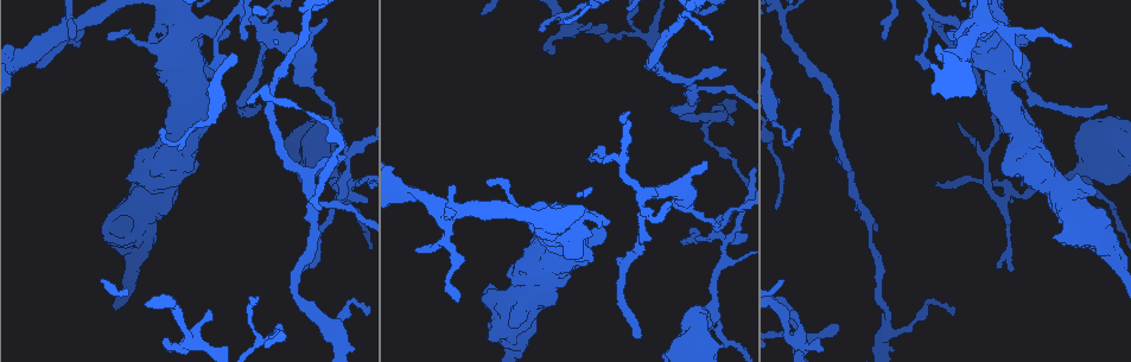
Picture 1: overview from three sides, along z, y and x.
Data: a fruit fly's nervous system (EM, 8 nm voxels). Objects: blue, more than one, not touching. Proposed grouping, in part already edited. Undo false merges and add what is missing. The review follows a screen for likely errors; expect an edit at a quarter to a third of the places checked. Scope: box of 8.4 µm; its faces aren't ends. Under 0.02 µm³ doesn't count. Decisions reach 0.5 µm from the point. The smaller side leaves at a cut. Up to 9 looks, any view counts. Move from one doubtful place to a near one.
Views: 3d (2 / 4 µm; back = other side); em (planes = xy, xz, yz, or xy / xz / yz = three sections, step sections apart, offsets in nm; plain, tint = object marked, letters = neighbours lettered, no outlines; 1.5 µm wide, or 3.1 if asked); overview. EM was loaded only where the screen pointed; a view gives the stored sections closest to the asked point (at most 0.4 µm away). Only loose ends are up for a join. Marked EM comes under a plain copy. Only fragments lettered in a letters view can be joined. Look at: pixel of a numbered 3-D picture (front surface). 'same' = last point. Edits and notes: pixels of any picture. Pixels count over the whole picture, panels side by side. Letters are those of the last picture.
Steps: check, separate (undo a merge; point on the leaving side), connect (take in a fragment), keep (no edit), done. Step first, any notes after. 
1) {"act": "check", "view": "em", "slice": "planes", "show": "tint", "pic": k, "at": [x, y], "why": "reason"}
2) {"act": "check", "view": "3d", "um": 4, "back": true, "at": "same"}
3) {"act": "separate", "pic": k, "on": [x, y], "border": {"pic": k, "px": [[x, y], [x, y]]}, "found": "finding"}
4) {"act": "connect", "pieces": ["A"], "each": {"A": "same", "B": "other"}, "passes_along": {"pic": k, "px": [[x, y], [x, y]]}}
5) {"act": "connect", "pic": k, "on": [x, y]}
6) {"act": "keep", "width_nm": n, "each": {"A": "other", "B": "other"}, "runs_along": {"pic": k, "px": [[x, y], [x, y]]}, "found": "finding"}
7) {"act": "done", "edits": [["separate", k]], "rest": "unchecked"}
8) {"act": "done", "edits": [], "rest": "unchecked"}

{"act": "check", "view": "3d", "um": 2, "pic": 1, "at": [834, 327], "why": "free end"}

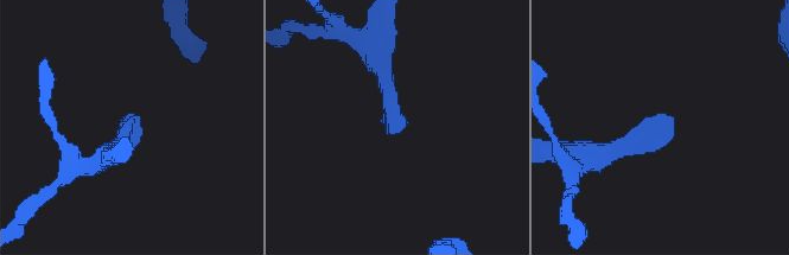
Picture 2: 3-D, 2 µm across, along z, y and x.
{"act": "check", "view": "em", "slice": "planes", "show": "tint", "pic": 2, "at": [138, 119]}

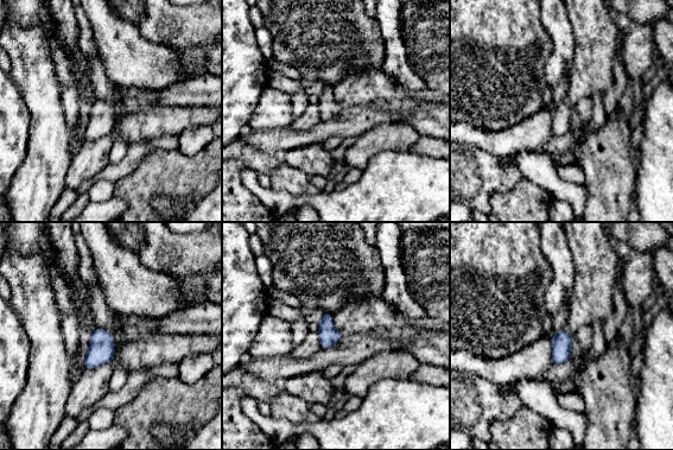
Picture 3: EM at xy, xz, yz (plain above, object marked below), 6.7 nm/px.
{"act": "check", "view": "em", "slice": "planes", "show": "letters", "at": "same"}

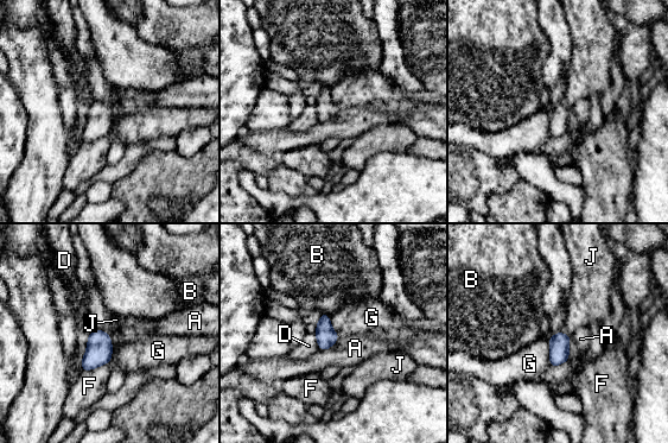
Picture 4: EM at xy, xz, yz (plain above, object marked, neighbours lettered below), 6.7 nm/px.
{"act": "connect", "pieces": ["J"], "width_nm": 130, "each": {"A": "other", "B": "other", "D": "other", "F": "other", "G": "other", "J": "same"}, "passes_along": {"pic": 4, "px": [[559, 343], [566, 335], [586, 304]]}, "found": "it goes on there"}

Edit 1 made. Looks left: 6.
{"act": "check", "view": "overview", "why": "redraw"}

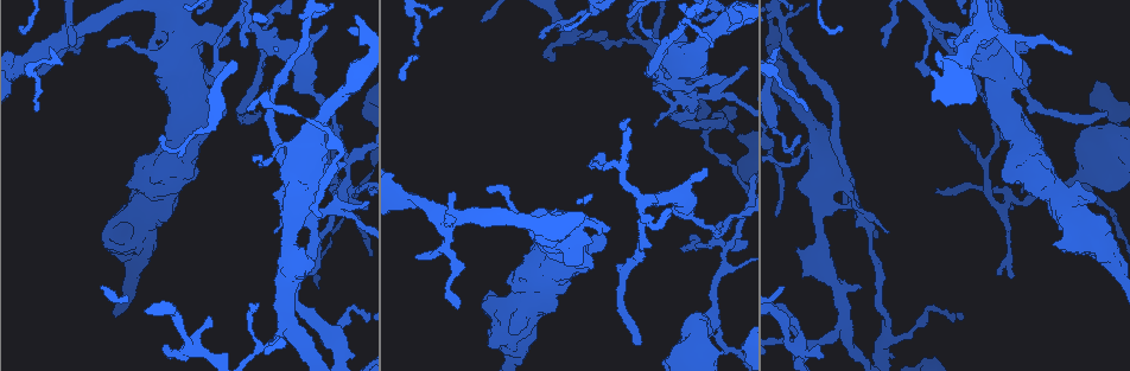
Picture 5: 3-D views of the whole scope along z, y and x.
{"act": "check", "view": "em", "slice": "xz", "step": 8, "show": "tint", "pic": 5, "at": [259, 114], "why": "tapers out"}

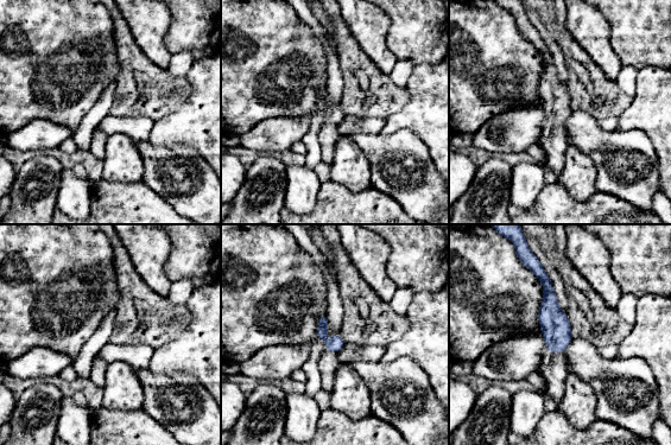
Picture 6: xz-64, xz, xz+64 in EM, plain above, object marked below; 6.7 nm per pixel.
{"act": "check", "view": "em", "slice": "planes", "show": "letters", "at": "same"}

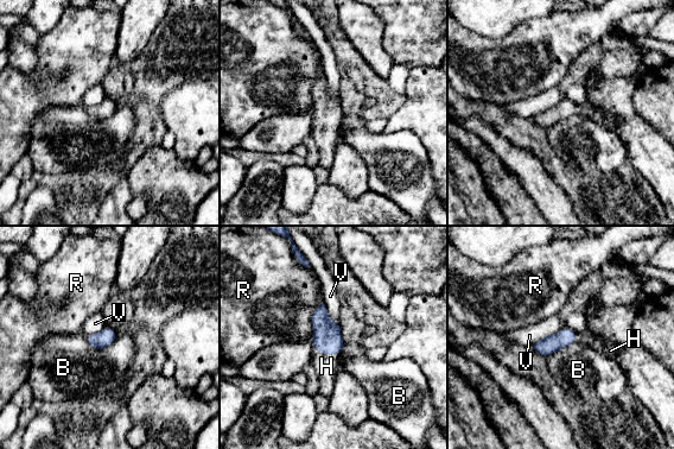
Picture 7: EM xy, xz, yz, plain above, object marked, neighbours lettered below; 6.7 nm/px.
{"act": "connect", "pieces": ["H"], "each": {"B": "other", "H": "same", "R": "other", "V": "other"}, "passes_along": {"pic": 7, "px": [[326, 339], [329, 353], [326, 366]]}, "found": "it goes on there"}

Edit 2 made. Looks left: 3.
{"act": "check", "view": "3d", "um": 2, "pic": 5, "at": [724, 255], "why": "two arms at a narrow angle"}

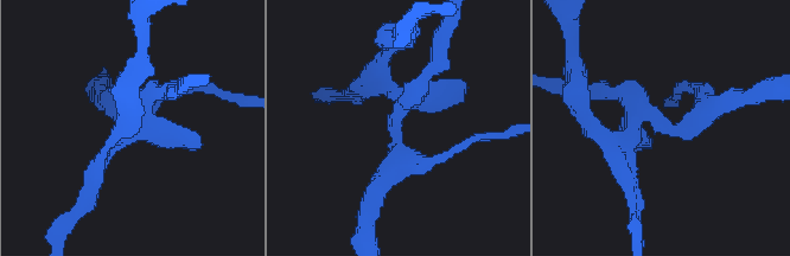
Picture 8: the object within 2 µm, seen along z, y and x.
{"act": "check", "view": "em", "slice": "planes", "show": "letters", "pic": 8, "at": [665, 126]}

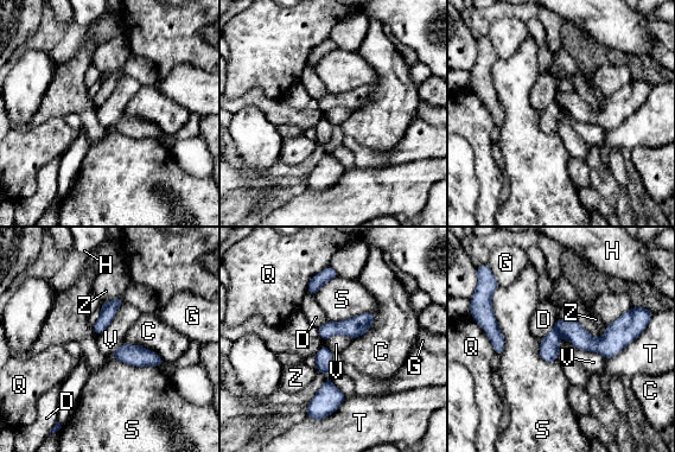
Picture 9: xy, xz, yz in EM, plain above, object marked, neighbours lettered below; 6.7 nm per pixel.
{"act": "separate", "pic": 9, "on": [548, 350], "each": {"C": "other", "D": "other", "G": "other", "H": "other", "Q": "other", "S": "other", "T": "other", "V": "other", "Z": "other"}, "border": {"pic": 9, "px": [[554, 328], [560, 336]]}, "found": "two cells meet here"}

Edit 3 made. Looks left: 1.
{"act": "check", "view": "em", "slice": "planes", "show": "letters", "pic": 5, "at": [72, 29], "why": "abrupt turn"}

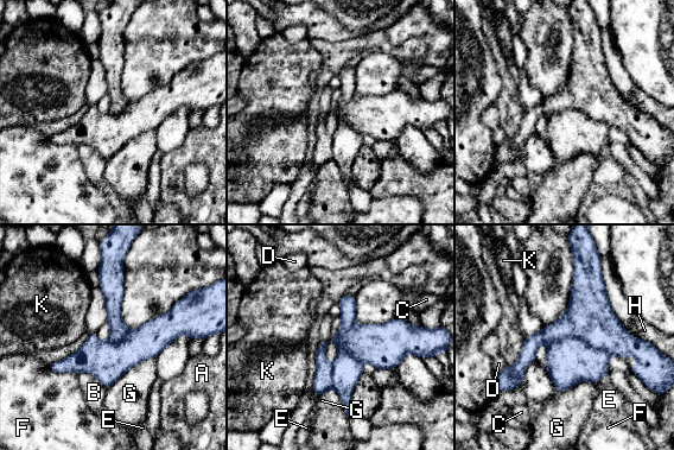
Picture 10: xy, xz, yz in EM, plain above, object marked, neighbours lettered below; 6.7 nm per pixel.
{"act": "separate", "pic": 10, "on": [589, 315], "width_nm": 260, "each": {"A": "other", "B": "other", "C": "other", "D": "other", "E": "other", "F": "other", "G": "other", "H": "other", "K": "other"}, "part_leaving": {"pic": 10, "px": [[638, 342], [559, 329], [507, 372]]}, "found": "a second cell is stuck on"}

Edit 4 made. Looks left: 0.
{"act": "done", "edits": [["connect", 4], ["connect", 7], ["separate", 9], ["separate", 10]], "rest": "unchecked"}

